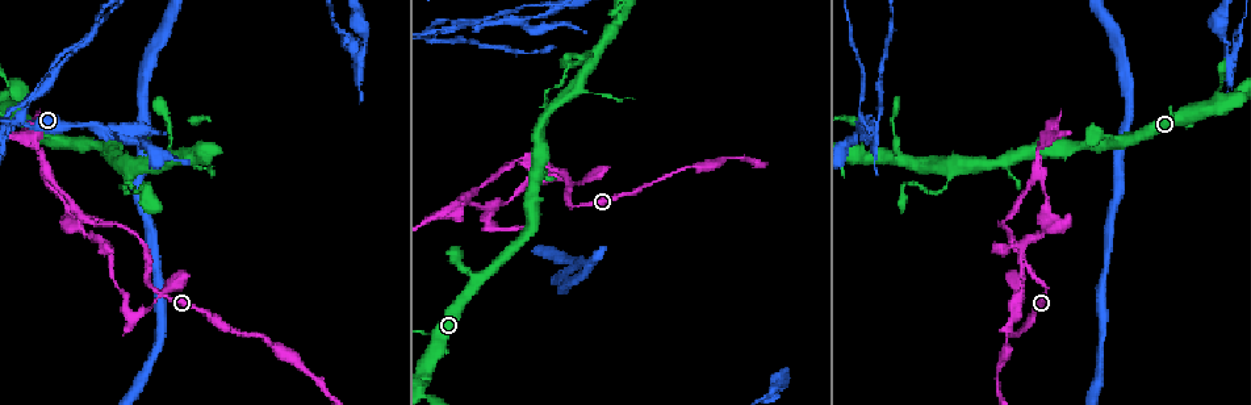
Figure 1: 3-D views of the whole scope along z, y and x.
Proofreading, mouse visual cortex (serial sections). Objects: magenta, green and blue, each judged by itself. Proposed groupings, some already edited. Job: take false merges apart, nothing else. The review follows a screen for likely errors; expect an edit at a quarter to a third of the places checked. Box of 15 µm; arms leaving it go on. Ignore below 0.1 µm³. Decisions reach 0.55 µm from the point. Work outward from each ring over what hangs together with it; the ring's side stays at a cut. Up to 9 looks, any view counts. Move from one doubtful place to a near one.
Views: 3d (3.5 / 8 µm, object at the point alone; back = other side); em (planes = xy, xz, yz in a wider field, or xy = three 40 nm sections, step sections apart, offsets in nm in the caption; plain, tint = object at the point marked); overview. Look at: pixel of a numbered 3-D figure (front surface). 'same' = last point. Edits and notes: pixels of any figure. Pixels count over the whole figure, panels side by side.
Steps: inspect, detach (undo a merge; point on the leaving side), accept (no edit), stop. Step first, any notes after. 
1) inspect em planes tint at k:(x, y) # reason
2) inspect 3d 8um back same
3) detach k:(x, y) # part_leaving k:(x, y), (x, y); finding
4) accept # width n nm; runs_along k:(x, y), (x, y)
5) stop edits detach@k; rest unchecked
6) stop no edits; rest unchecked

inspect 3d 8um at 1:(103, 130)

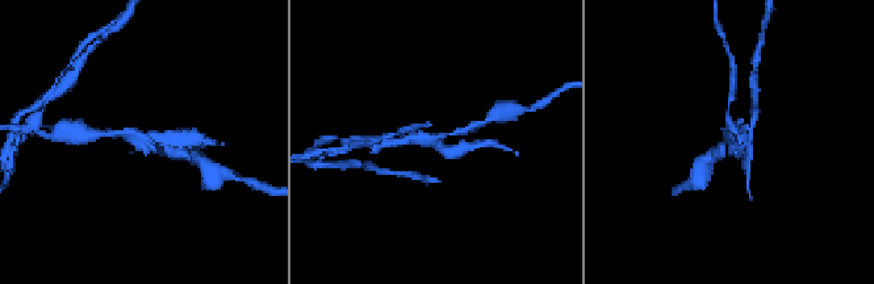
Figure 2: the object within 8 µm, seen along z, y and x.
inspect 3d 3.5um at 2:(141, 139)

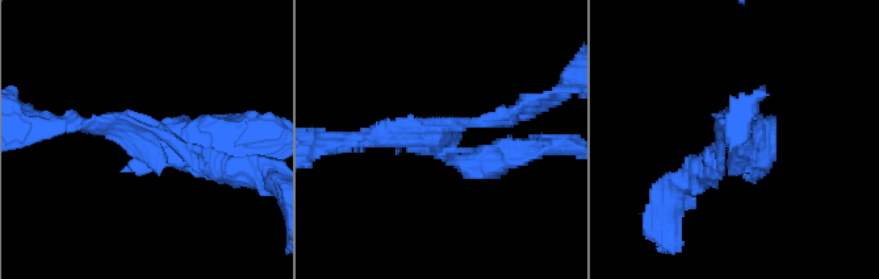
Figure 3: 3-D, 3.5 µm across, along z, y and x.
detach 3:(486, 157) # arm_widths 150, 200, 400 nm; part_leaving 3:(451, 150), (492, 163), (568, 146); two cells meet here

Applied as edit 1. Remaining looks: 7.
inspect overview # redraw

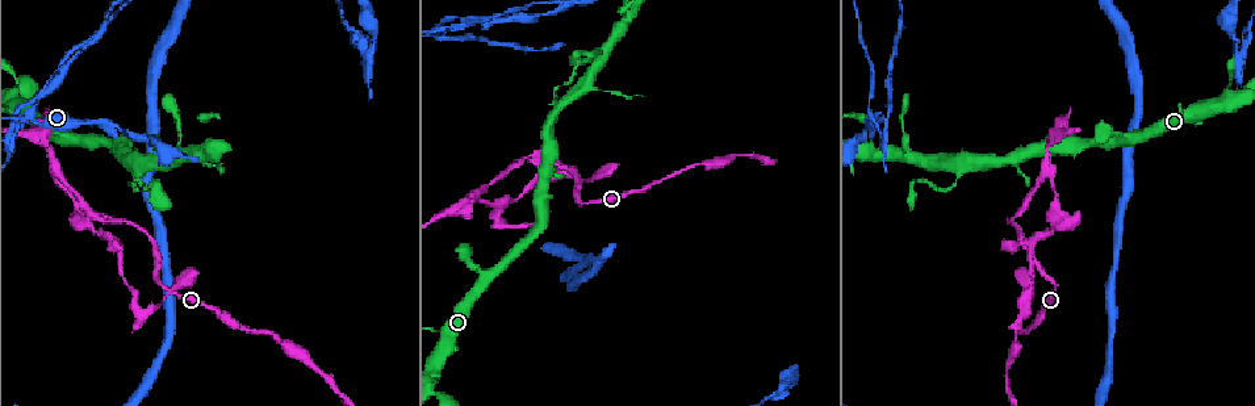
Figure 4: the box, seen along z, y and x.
inspect 3d 3.5um at 4:(956, 181) # narrows sharply

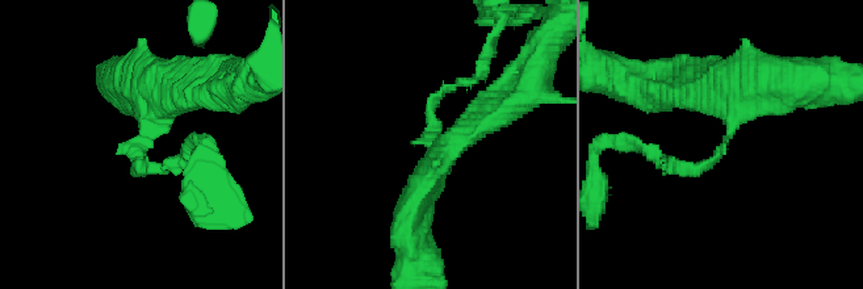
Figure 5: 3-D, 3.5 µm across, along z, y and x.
inspect em xy step 5 tint at 5:(142, 145) # arm_widths 150, 350 nm; shape alone is not enough

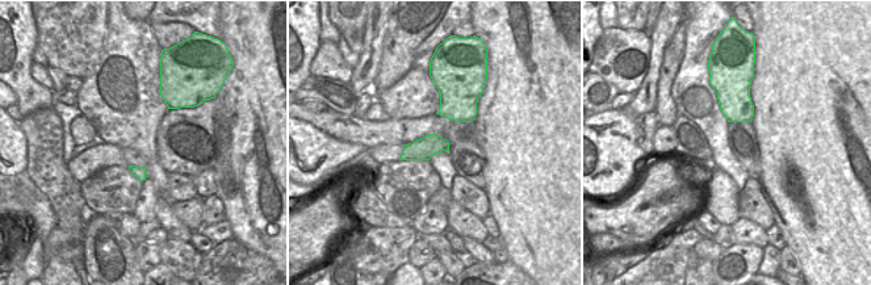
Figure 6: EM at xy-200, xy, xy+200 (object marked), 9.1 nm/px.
accept # runs_along 5:(769, 84), (708, 164), (663, 164); all the same cell

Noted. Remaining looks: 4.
inspect 3d 3.5um at 4:(880, 120) # narrows sharply

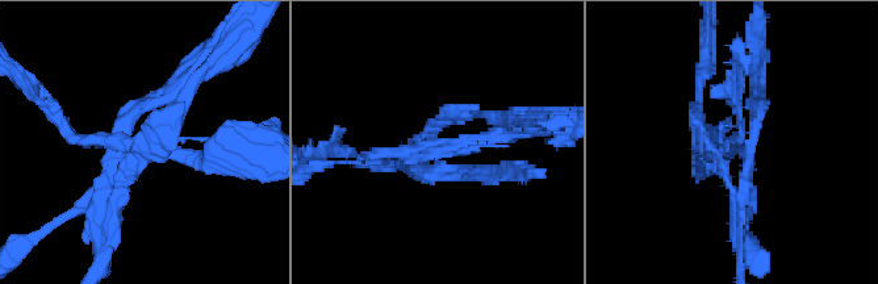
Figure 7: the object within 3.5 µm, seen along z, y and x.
detach 7:(170, 128) # part_leaving 7:(128, 153), (157, 136), (213, 63); two cells meet here

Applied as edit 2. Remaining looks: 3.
inspect 3d 3.5um at 4:(481, 193) # thin neck

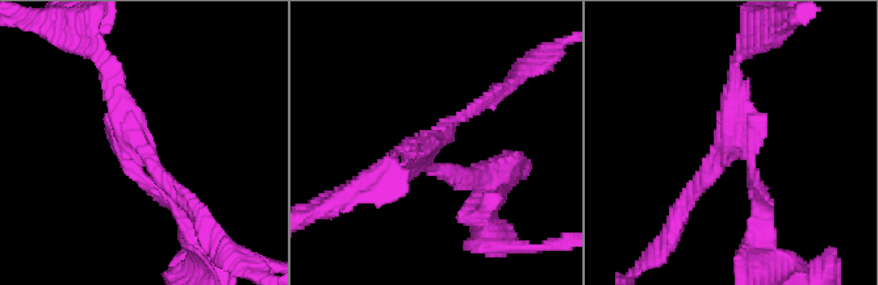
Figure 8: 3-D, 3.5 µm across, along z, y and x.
inspect em xy step 5 tint at 8:(434, 140)

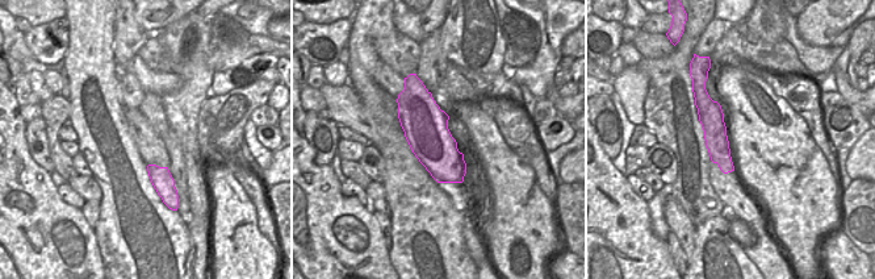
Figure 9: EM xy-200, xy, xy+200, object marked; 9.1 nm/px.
inspect em xy step 1 tint same

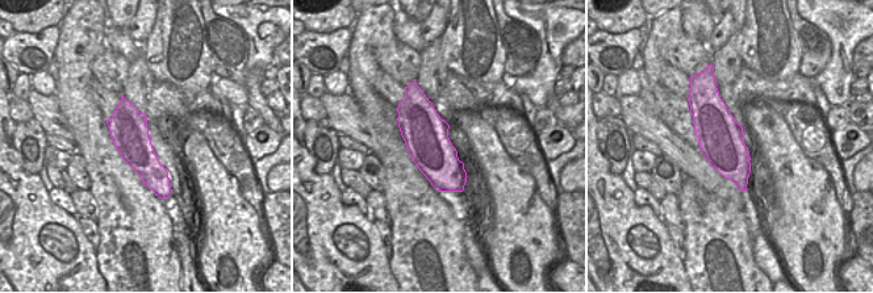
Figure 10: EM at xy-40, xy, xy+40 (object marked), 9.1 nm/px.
detach 8:(157, 195) # part_leaving 8:(744, 149), (765, 201), (759, 250); a second cell is stuck on

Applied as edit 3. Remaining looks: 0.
stop edits detach@3, detach@7, detach@8; rest unchecked

